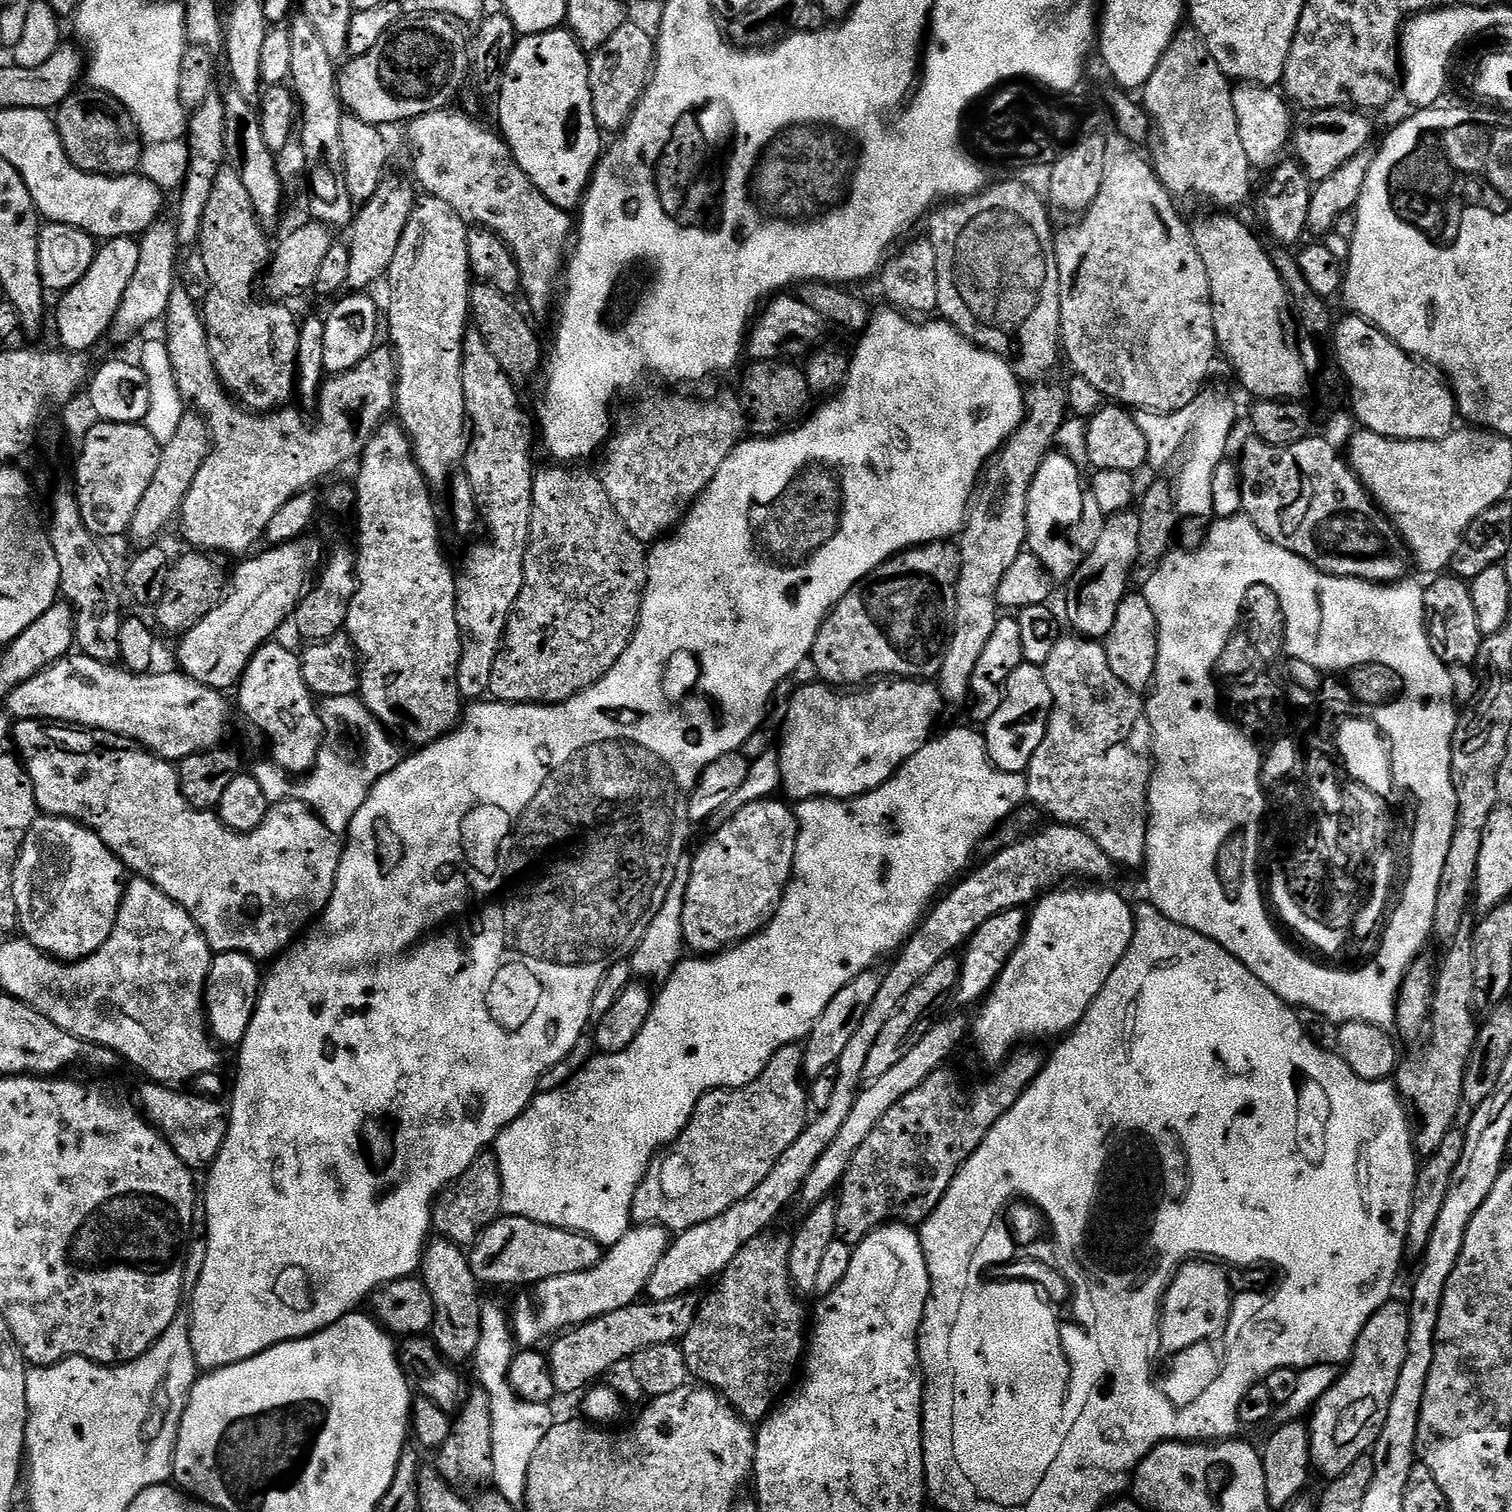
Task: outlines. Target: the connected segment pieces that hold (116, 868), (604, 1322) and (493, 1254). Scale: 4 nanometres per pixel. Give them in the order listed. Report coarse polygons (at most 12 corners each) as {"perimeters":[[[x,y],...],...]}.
{"perimeters":[[[37,815],[12,877],[19,931],[85,960],[126,869],[85,824]],[[695,1295],[637,1302],[560,1334],[546,1355],[561,1397],[618,1362],[683,1341]],[[499,1215],[468,1252],[481,1285],[535,1286],[598,1266],[580,1232]]]}

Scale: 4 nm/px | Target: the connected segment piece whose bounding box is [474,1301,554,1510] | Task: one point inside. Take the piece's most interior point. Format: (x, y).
(518, 1427)

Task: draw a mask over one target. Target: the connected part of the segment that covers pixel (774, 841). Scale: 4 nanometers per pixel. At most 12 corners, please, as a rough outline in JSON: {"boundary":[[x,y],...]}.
{"boundary":[[780,798],[692,856],[689,953],[759,934],[792,878],[800,822]]}

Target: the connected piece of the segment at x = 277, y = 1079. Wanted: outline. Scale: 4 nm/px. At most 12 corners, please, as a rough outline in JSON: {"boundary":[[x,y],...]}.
{"boundary":[[871,317],[563,704],[370,790],[207,1169],[204,1370],[416,1276],[704,768],[963,529],[1007,360]]}

